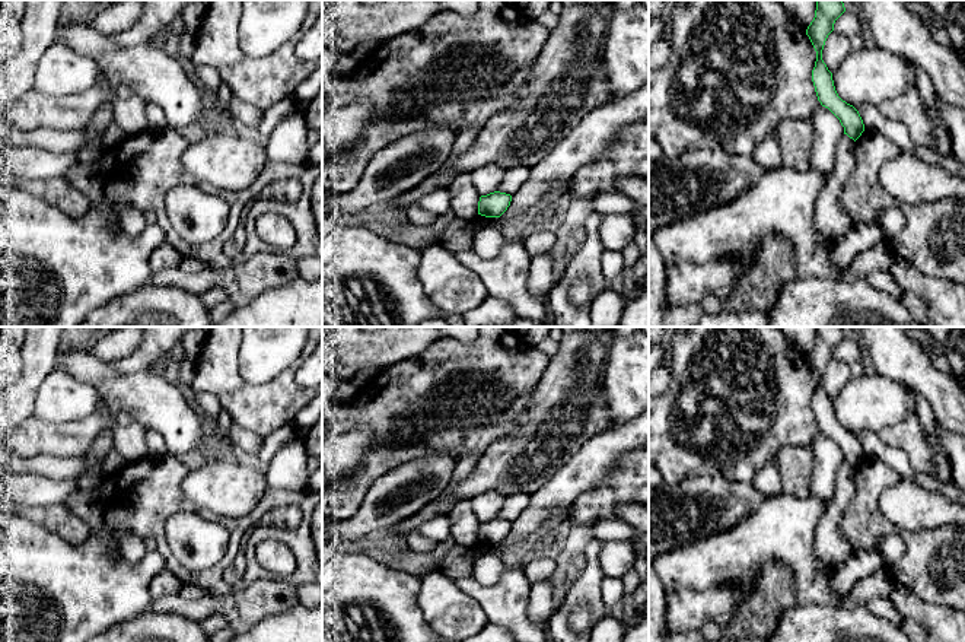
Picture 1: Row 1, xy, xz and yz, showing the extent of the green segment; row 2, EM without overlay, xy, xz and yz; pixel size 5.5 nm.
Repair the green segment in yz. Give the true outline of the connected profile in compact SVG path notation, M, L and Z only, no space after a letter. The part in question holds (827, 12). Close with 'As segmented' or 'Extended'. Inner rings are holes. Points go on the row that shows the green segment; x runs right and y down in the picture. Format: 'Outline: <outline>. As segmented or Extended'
Outline: M816 0L815 18L806 29L815 51L816 61L812 70L812 82L818 101L828 108L844 127L847 134L854 142L864 131L863 120L859 111L843 101L834 86L832 73L822 60L822 50L828 35L834 31L835 20L845 12L843 0Z. As segmented

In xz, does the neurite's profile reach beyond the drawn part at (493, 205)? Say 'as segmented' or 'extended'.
as segmented

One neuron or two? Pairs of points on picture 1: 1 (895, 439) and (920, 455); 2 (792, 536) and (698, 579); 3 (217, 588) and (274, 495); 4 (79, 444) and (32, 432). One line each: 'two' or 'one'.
1: one
2: one
3: one
4: one

